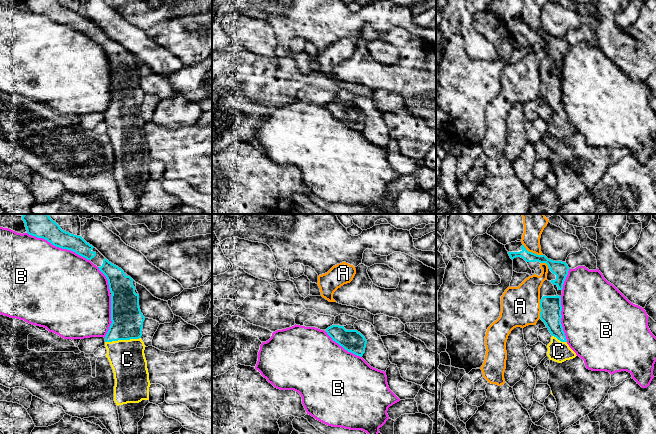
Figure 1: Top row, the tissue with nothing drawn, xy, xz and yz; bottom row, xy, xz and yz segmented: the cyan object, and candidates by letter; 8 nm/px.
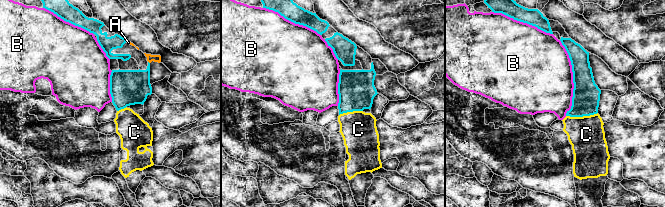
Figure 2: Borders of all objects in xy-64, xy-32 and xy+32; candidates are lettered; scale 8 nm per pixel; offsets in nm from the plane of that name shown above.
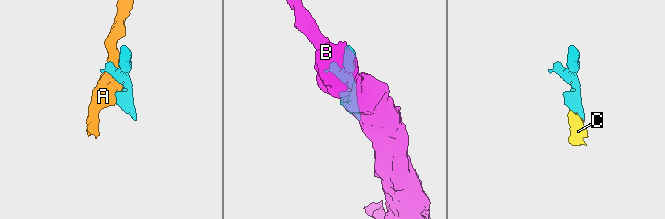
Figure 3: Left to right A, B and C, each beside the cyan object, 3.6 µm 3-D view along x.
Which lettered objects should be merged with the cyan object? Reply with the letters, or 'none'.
C

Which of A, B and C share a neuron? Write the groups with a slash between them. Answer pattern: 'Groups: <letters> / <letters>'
Groups: A / B / C

